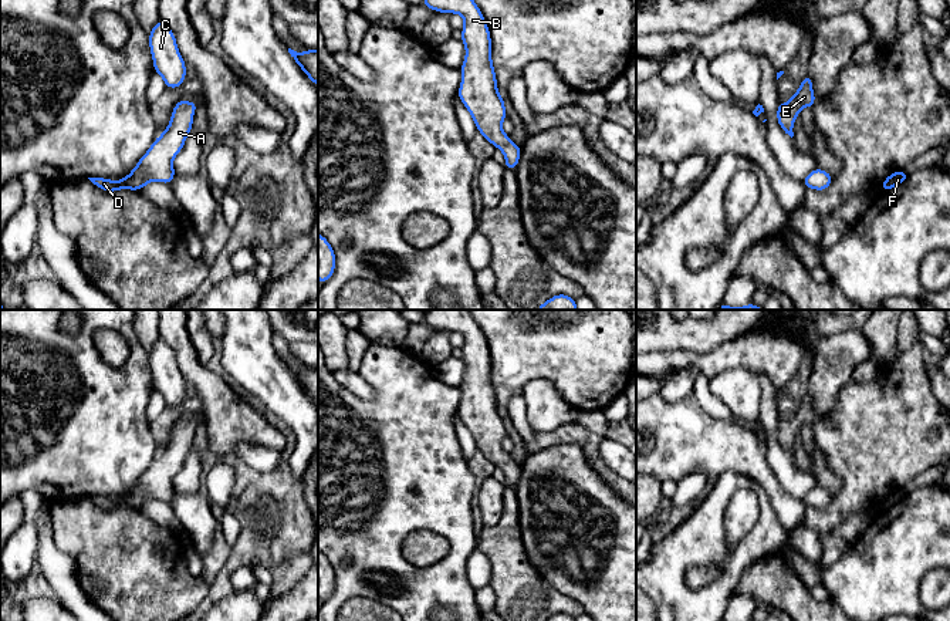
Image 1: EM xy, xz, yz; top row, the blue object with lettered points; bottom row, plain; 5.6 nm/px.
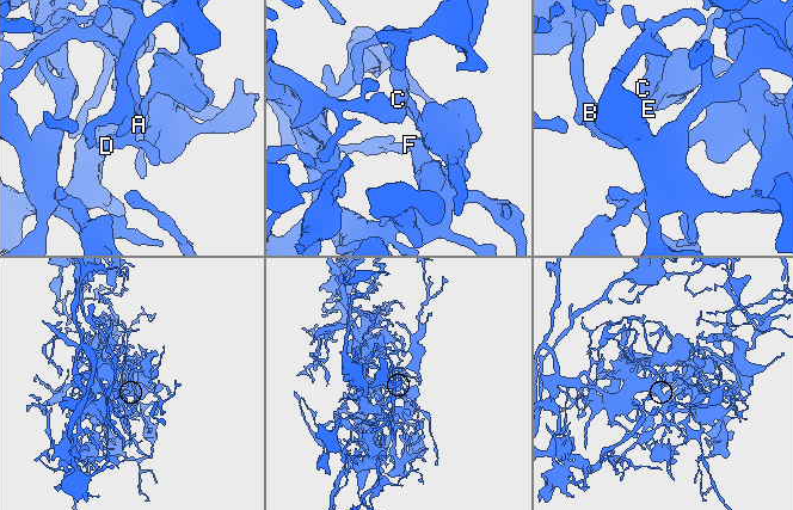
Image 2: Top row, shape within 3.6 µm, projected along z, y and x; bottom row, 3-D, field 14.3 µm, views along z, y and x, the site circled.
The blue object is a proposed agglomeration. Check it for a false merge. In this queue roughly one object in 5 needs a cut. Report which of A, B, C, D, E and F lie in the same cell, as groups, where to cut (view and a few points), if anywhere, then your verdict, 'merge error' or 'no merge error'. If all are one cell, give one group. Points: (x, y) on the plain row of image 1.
A B C D E F; no cut; no merge error

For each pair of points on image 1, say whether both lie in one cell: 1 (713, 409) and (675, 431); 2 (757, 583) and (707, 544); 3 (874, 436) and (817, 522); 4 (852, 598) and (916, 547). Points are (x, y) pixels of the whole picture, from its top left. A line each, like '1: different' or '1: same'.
1: different
2: different
3: same
4: same

